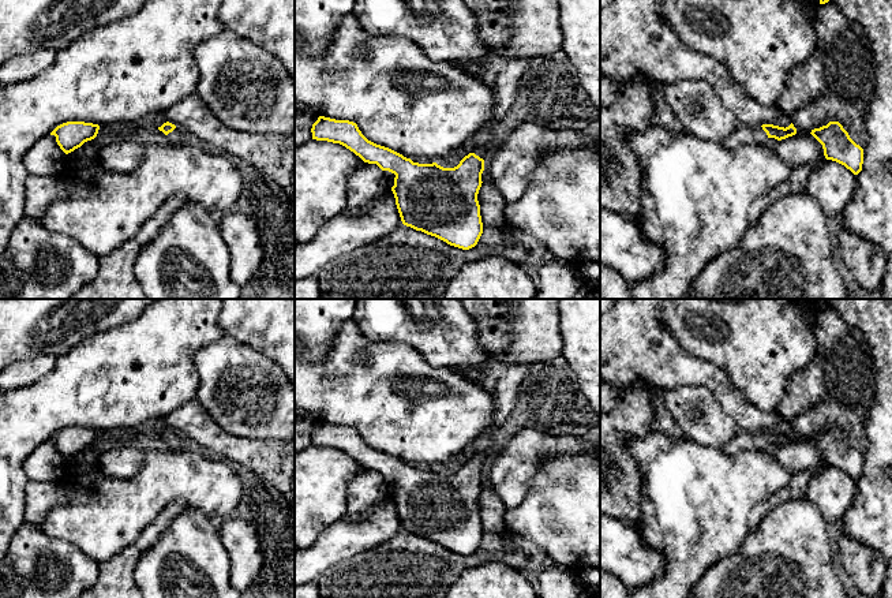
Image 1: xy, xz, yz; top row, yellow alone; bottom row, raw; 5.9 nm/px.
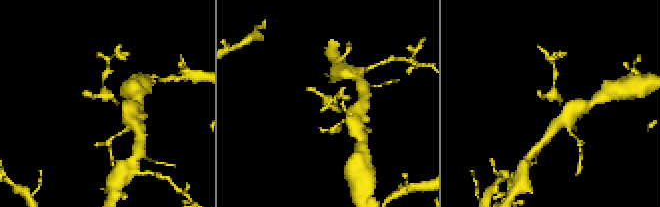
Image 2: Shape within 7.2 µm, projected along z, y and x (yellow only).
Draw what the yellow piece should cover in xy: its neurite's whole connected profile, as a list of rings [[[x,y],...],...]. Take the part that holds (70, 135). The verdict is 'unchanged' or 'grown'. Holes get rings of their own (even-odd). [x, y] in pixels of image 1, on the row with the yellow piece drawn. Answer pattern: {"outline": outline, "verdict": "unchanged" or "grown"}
{"outline": [[[67,122],[57,126],[50,135],[56,137],[60,149],[68,154],[80,147],[85,142],[97,137],[100,130],[98,124],[85,122]]], "verdict": "unchanged"}

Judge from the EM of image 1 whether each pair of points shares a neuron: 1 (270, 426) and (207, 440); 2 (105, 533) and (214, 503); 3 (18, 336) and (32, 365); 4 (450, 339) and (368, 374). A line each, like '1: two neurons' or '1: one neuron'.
1: two neurons
2: one neuron
3: two neurons
4: two neurons

